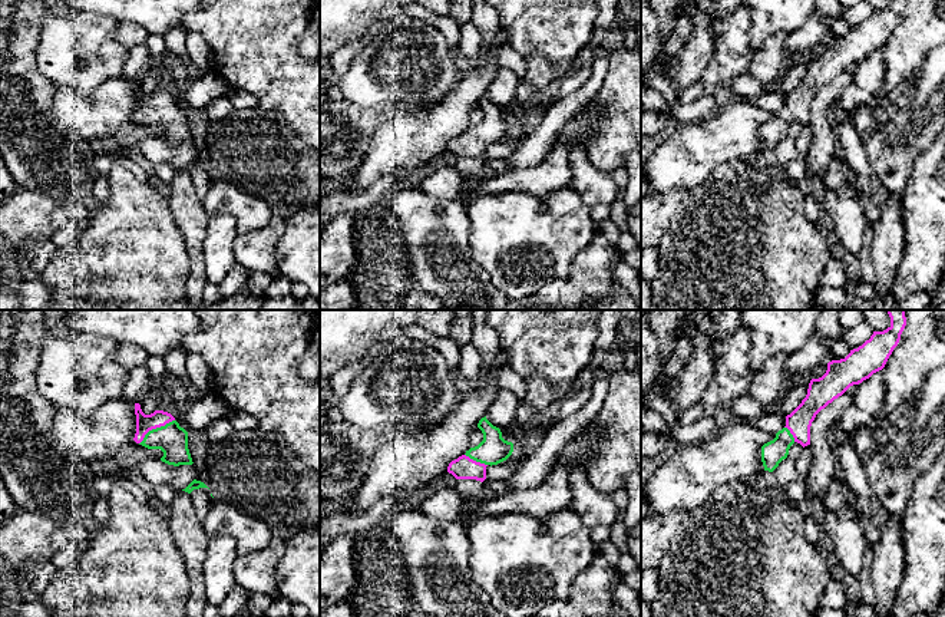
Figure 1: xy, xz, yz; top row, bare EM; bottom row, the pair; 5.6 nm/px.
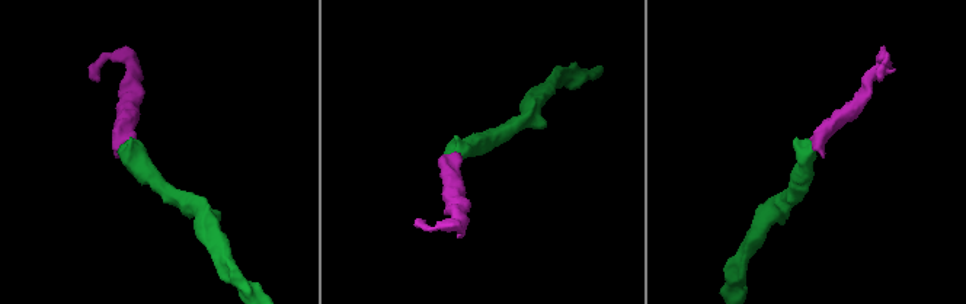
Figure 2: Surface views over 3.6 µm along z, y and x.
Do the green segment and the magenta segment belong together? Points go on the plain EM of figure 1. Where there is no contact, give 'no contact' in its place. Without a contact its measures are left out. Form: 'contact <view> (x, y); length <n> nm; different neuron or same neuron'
contact xy (157, 106); length 240 nm; same neuron

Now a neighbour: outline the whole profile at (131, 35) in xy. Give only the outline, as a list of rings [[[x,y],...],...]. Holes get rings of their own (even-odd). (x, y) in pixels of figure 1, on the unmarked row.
[[[120,20],[118,22],[116,39],[128,49],[145,44],[149,33],[139,24]]]

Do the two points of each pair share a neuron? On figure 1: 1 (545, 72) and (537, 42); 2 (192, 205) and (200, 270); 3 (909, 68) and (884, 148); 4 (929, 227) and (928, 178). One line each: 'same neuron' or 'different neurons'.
1: different neurons
2: same neuron
3: different neurons
4: same neuron

